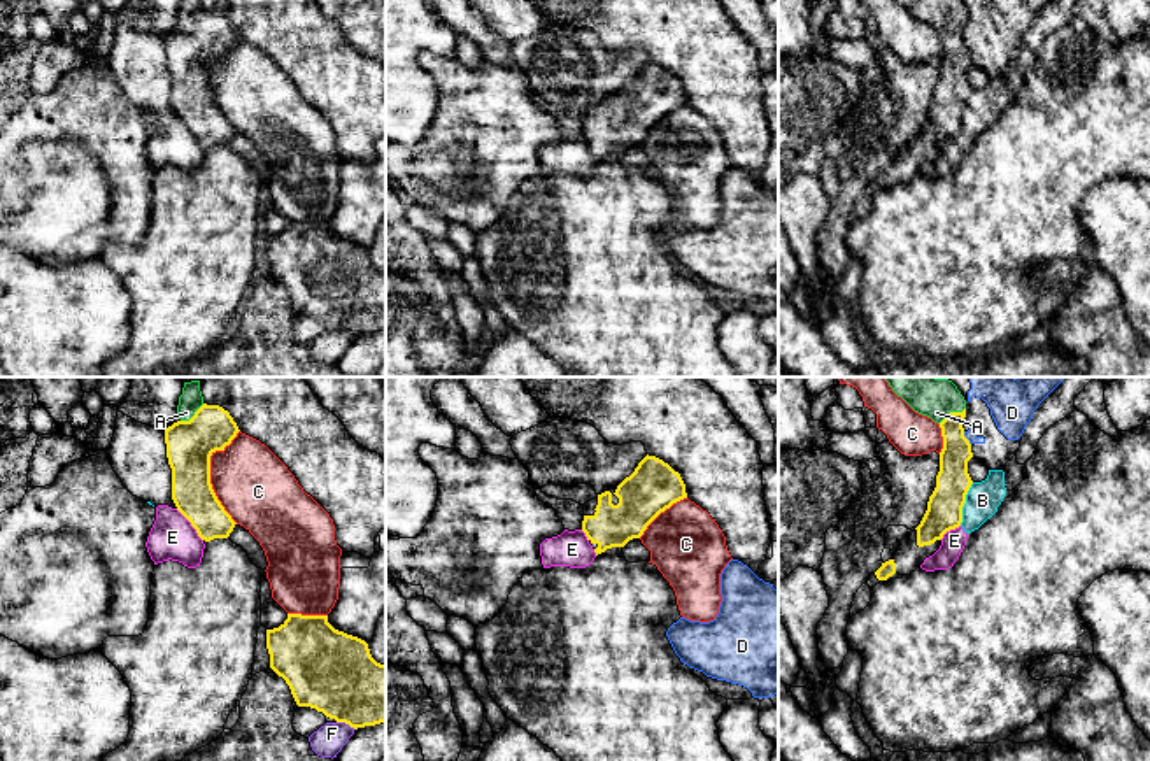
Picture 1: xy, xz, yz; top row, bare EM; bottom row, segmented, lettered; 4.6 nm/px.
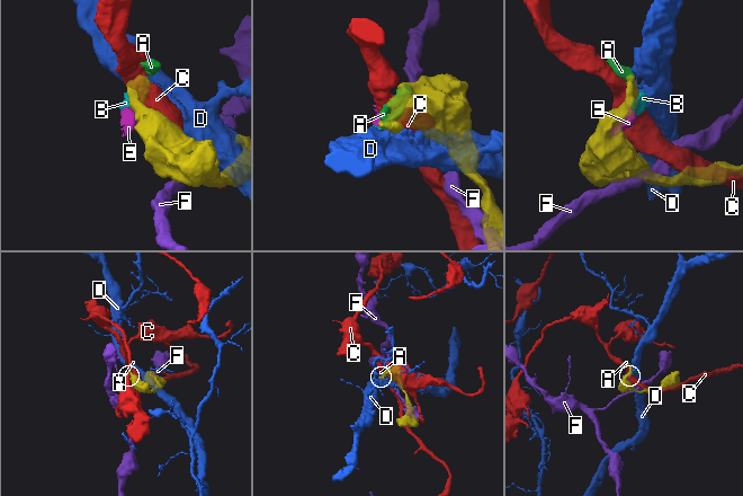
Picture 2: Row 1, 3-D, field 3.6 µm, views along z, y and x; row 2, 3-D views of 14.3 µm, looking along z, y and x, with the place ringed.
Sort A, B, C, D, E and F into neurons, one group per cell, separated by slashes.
A / B E / C / D / F

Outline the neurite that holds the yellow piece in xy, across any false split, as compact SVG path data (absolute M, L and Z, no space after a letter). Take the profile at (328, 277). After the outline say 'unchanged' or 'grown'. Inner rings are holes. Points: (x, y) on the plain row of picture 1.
M288 221L279 235L266 237L266 256L270 275L286 288L298 314L316 316L354 337L386 330L386 272L372 265L365 247L335 237L328 223Z | unchanged

